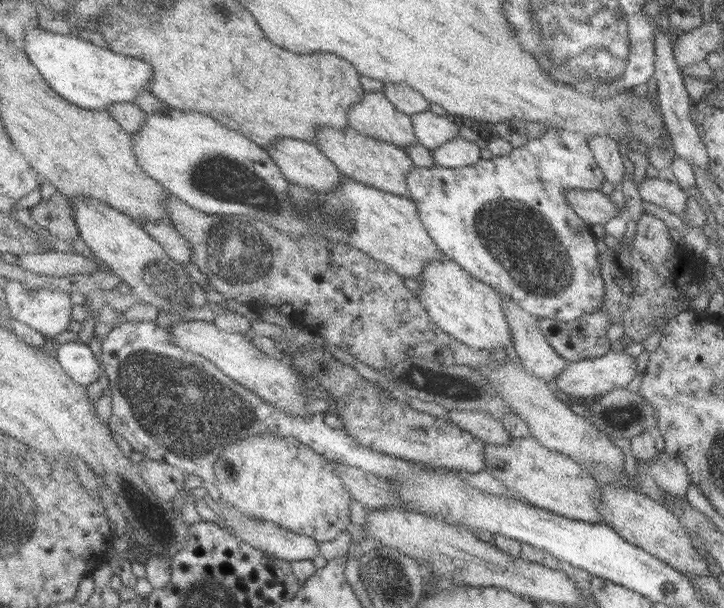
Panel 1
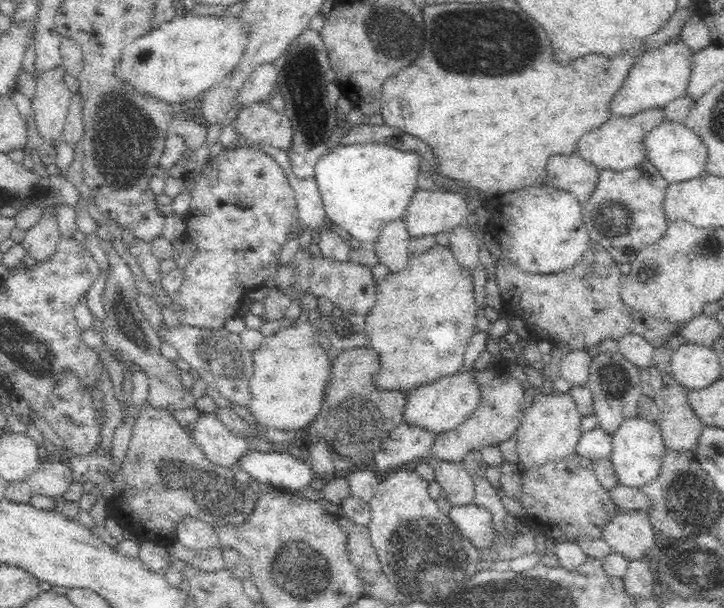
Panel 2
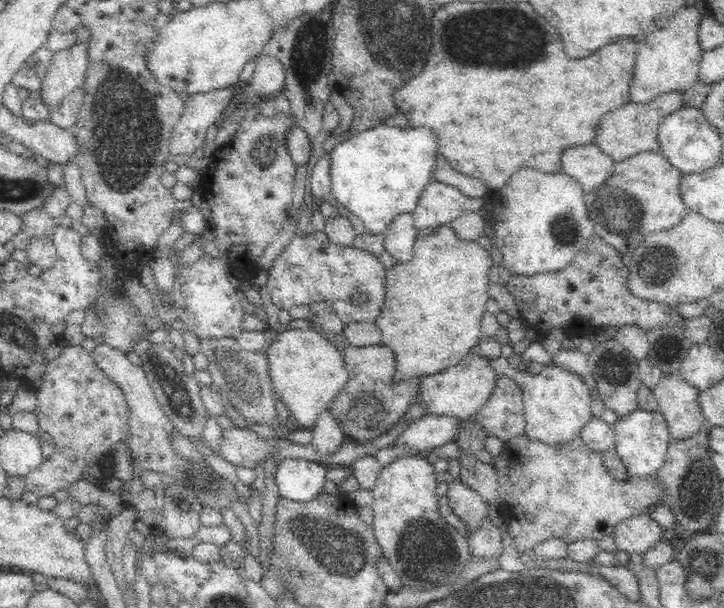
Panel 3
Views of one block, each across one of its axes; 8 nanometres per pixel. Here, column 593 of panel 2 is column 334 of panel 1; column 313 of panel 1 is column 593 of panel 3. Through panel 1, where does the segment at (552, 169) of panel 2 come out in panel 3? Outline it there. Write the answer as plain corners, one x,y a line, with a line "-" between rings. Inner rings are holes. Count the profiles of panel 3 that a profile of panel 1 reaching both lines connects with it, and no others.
575,144
562,154
562,171
578,180
584,192
604,184
614,172
614,157
600,144

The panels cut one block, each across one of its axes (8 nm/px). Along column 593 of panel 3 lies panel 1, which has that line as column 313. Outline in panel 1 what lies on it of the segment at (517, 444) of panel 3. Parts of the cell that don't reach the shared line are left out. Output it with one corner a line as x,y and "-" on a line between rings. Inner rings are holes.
260,433
239,440
226,451
216,463
216,476
220,494
228,503
234,504
240,512
252,518
277,522
282,527
298,534
308,535
320,542
336,540
342,532
351,530
352,503
355,497
346,487
344,479
336,471
336,463
304,444
298,437
283,437
276,433

